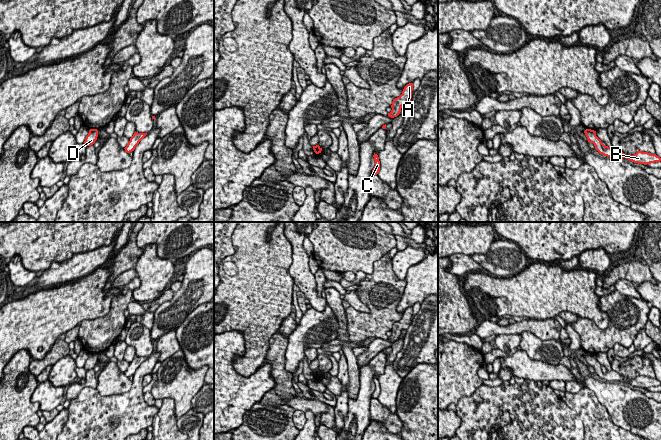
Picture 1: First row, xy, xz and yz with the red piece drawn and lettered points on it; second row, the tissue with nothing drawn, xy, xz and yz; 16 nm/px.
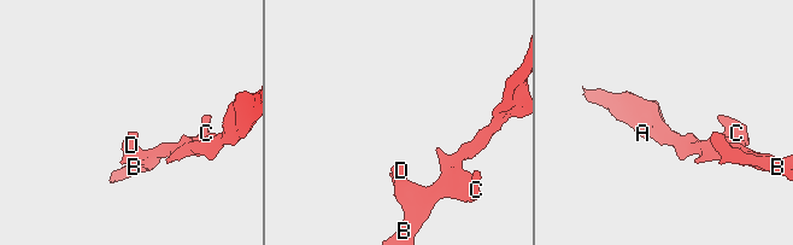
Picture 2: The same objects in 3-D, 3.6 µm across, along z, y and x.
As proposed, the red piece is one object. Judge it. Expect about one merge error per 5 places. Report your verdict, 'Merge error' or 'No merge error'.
No merge error

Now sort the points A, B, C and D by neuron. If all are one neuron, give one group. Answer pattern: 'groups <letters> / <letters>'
groups A B C D

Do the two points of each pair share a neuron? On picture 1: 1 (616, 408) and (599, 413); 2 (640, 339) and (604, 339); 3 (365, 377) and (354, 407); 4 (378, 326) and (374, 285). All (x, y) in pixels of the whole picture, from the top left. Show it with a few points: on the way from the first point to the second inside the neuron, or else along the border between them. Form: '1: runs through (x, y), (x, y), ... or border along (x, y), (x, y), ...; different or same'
1: border along (594, 392), (607, 410), (610, 419), (623, 429); different
2: border along (644, 327), (637, 333), (632, 343); different
3: runs through (365, 384), (365, 395), (361, 400); same
4: runs through (378, 316), (378, 295); same

